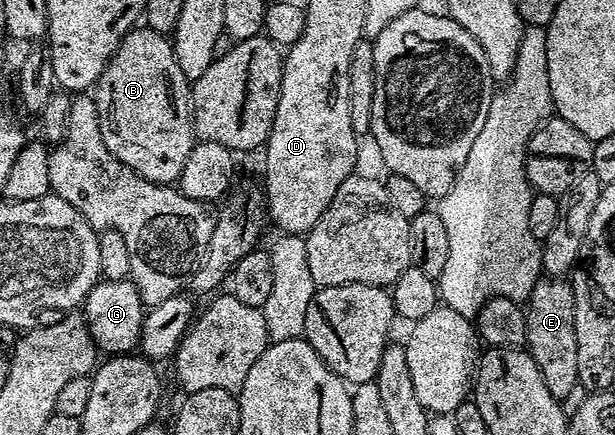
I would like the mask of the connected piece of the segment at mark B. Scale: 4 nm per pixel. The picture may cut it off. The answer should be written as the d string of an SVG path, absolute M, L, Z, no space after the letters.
M148 28L130 30L117 45L95 87L99 132L107 152L147 180L176 183L195 141L190 93L190 79L179 68L172 41Z

